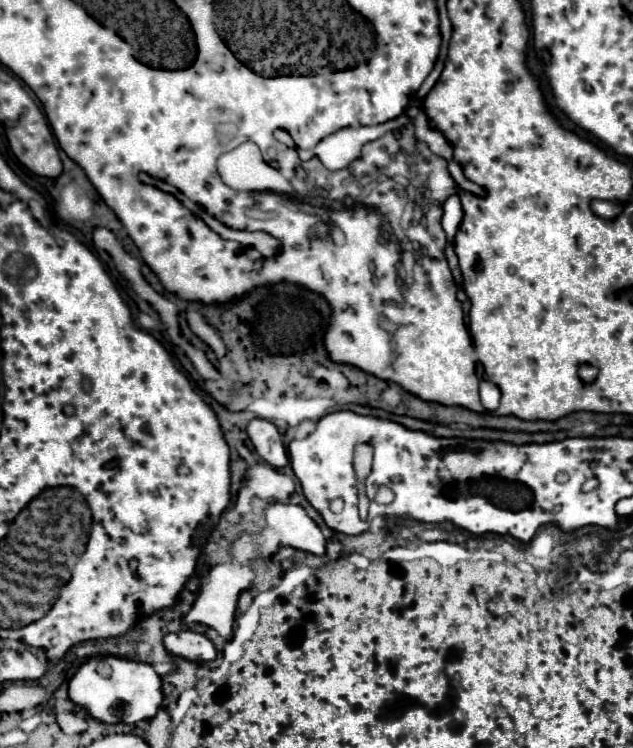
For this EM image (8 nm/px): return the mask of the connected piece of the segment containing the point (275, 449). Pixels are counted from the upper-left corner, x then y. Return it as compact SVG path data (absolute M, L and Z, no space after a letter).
M253 419L248 423L246 433L262 460L276 469L282 469L288 465L288 453L274 423L264 419Z

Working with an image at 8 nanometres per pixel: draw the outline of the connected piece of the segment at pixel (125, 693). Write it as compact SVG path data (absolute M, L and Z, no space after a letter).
M116 655L90 657L80 665L68 683L70 699L84 705L102 723L136 723L156 715L162 703L162 681L150 663L130 661Z

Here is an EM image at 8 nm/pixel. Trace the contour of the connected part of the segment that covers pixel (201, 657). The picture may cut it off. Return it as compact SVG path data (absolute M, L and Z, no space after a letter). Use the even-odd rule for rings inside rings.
M186 631L184 635L178 635L178 639L166 639L166 649L172 655L180 655L184 659L192 659L192 661L212 661L214 659L214 645L208 637L200 635L200 633L192 633Z

